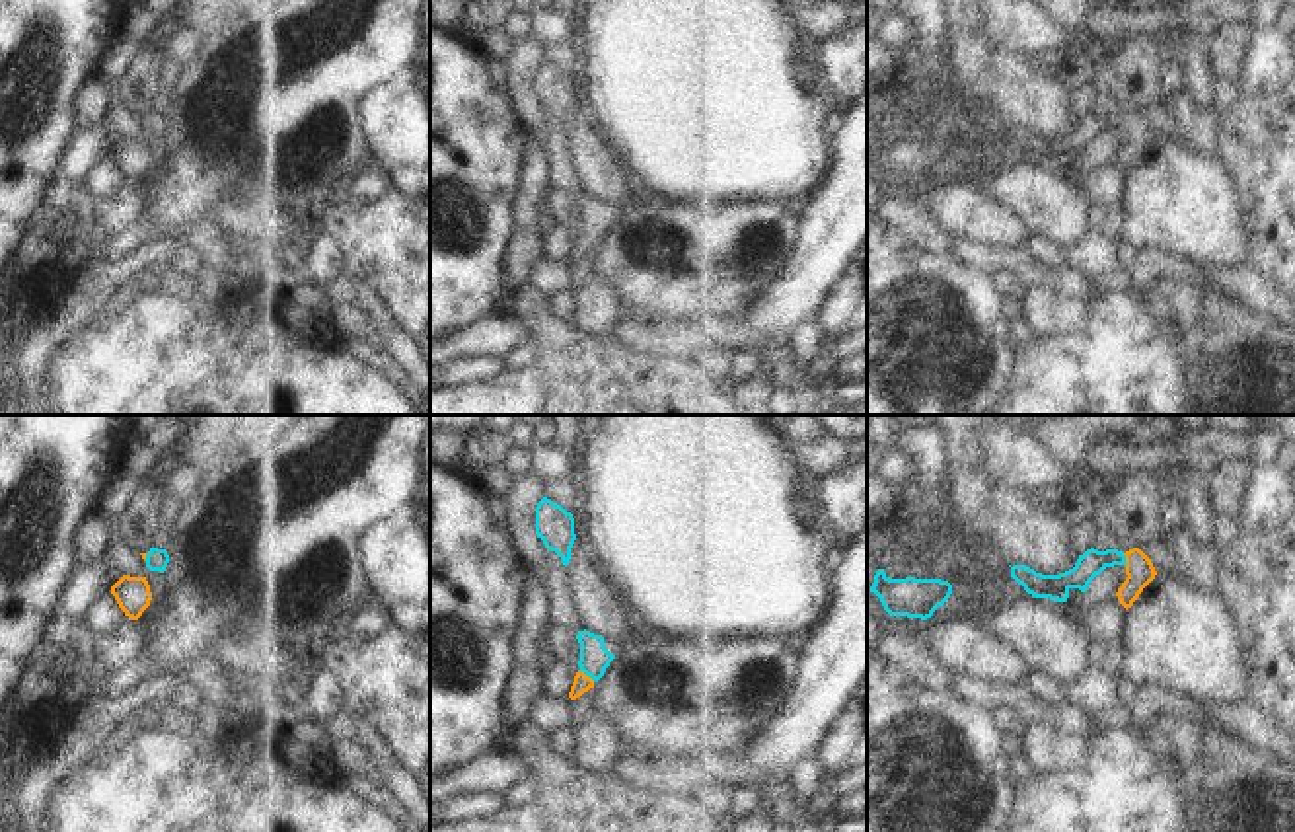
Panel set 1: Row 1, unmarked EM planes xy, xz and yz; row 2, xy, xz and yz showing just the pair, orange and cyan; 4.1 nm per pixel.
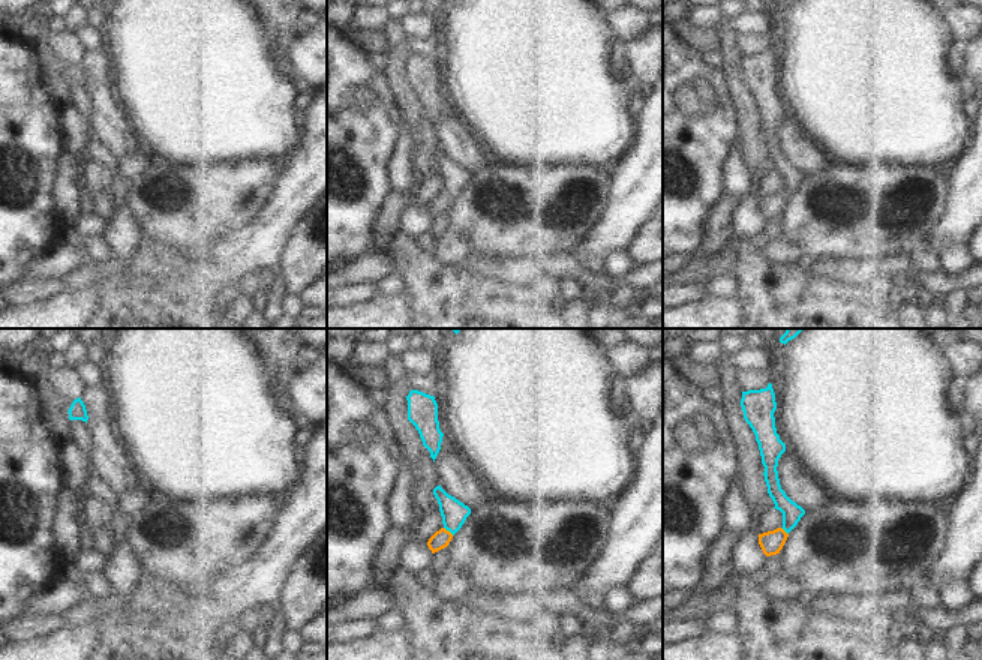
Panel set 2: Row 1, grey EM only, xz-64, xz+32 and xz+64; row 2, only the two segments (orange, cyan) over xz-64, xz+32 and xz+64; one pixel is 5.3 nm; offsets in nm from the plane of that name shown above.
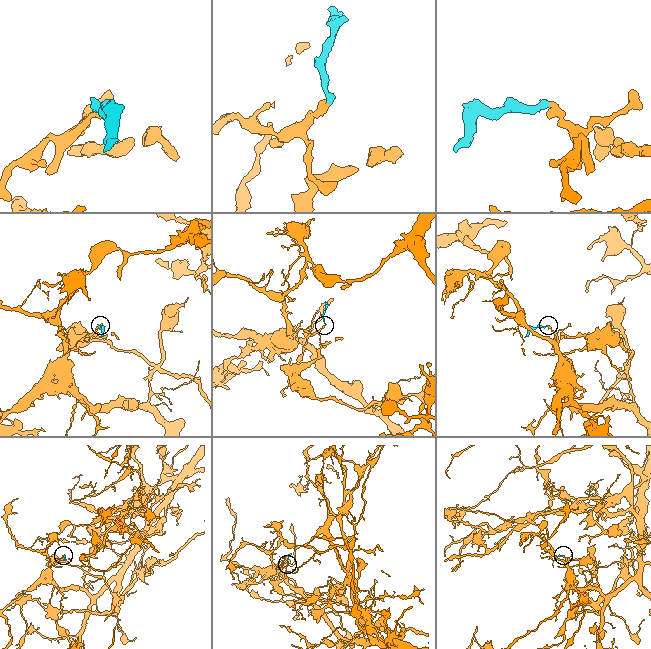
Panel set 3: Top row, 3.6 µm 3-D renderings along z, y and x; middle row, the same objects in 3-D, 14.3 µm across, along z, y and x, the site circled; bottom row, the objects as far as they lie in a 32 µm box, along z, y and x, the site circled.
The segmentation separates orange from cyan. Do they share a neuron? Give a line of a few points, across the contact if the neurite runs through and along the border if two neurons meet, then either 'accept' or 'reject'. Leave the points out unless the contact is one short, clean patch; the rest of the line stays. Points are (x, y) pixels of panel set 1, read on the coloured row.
xz (583, 682), (585, 675), (592, 667), (594, 657) | accept

